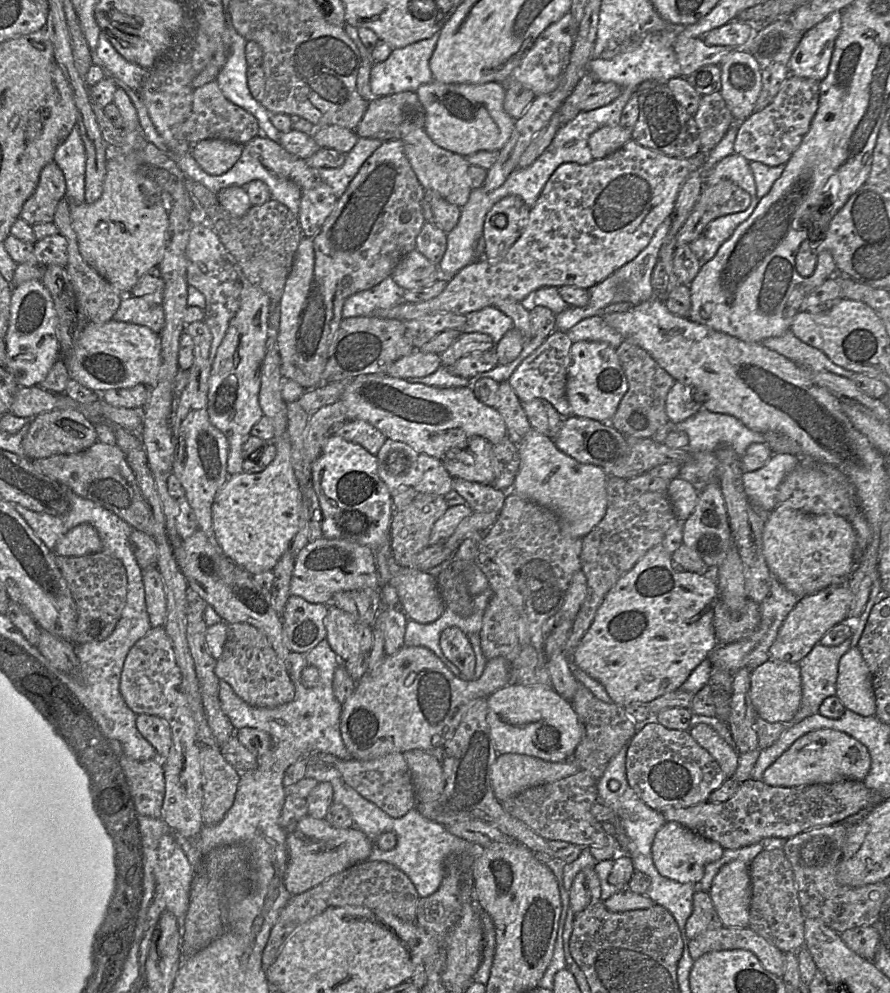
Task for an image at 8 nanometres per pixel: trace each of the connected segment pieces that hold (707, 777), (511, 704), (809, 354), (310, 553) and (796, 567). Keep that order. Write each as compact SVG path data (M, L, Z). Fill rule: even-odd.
M658 722L645 725L630 741L626 754L626 776L639 798L659 812L707 802L711 793L726 779L717 761L688 731L667 729Z
M511 682L507 686L492 693L488 699L487 722L490 727L490 733L494 741L494 746L498 754L515 753L524 754L548 762L561 762L573 757L574 752L581 739L581 728L578 722L577 714L571 706L571 702L559 695L552 686L526 686L516 682Z
M791 331L777 337L769 337L761 342L765 347L792 360L799 366L805 366L814 370L831 372L848 379L852 371L833 363L825 353L814 348L800 339Z
M322 536L308 543L296 556L290 593L310 603L329 605L338 592L379 589L381 585L372 549L345 539L327 539Z
M786 507L770 511L762 533L763 555L767 567L787 590L803 597L847 580L854 570L856 535L841 516L811 514Z

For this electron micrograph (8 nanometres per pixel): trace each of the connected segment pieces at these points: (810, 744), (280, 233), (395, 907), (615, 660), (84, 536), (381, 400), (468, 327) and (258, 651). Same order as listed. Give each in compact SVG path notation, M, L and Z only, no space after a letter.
M822 729L798 738L764 771L761 781L768 786L786 788L832 784L843 780L863 781L870 766L870 755L863 744L843 732Z
M148 141L143 151L147 165L163 168L183 181L192 200L204 211L210 211L213 231L231 254L242 274L250 283L262 289L271 302L279 303L296 250L303 238L298 218L285 205L273 199L262 205L251 206L241 217L234 217L221 206L217 194L190 179L178 164L155 144Z
M363 861L338 872L311 889L292 895L281 910L262 953L265 972L276 960L281 947L291 933L329 907L363 906L380 910L408 922L416 922L419 894L409 877L396 866L384 861Z
M661 544L649 550L647 554L629 572L619 579L614 587L608 592L597 611L593 623L573 654L573 668L581 669L591 678L600 682L612 701L621 707L625 707L633 702L647 704L669 692L678 690L687 680L691 672L703 660L709 658L712 651L717 647L717 639L713 627L714 606L718 600L716 580L711 580L708 576L689 571L674 571L671 563L671 554L669 554Z
M83 523L69 530L56 543L52 550L63 557L84 556L101 550L98 532L90 524Z
M385 373L362 374L348 380L339 401L343 403L348 421L366 421L387 439L406 443L416 451L438 460L449 450L464 447L474 436L482 437L492 445L508 437L507 427L499 412L494 407L481 403L469 387L437 388Z
M494 306L469 312L463 332L479 332L489 335L495 344L506 332L514 328L513 320Z
M247 623L228 624L227 640L214 669L219 679L226 681L246 703L255 707L276 708L289 703L295 696L295 685L267 637Z

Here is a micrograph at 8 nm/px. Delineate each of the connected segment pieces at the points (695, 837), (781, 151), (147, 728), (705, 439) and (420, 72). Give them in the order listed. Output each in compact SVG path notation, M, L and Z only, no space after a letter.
M665 822L656 833L652 844L652 860L656 870L664 877L679 883L698 883L704 875L707 864L721 858L724 849L718 843L708 840L677 822Z
M788 75L774 99L761 111L754 111L739 123L734 153L768 166L785 165L800 145L818 109L819 82Z
M138 714L136 727L140 734L151 743L157 751L157 758L168 756L172 745L172 732L168 723L155 715Z
M700 409L695 415L680 423L672 423L672 430L687 434L687 449L690 452L714 453L720 445L728 445L742 458L750 444L765 443L763 433L753 431L739 419L706 409Z
M440 31L430 38L426 38L403 48L392 50L388 58L382 62L374 63L370 72L370 88L375 97L384 97L403 91L416 92L423 84L433 80L430 70L430 58L439 39Z

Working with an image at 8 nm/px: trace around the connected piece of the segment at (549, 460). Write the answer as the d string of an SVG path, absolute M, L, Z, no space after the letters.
M530 429L518 443L520 452L520 467L516 473L513 485L508 492L530 500L553 511L561 520L566 535L573 538L583 538L592 531L604 518L607 510L607 474L600 467L583 464L560 451L554 442L540 432Z

